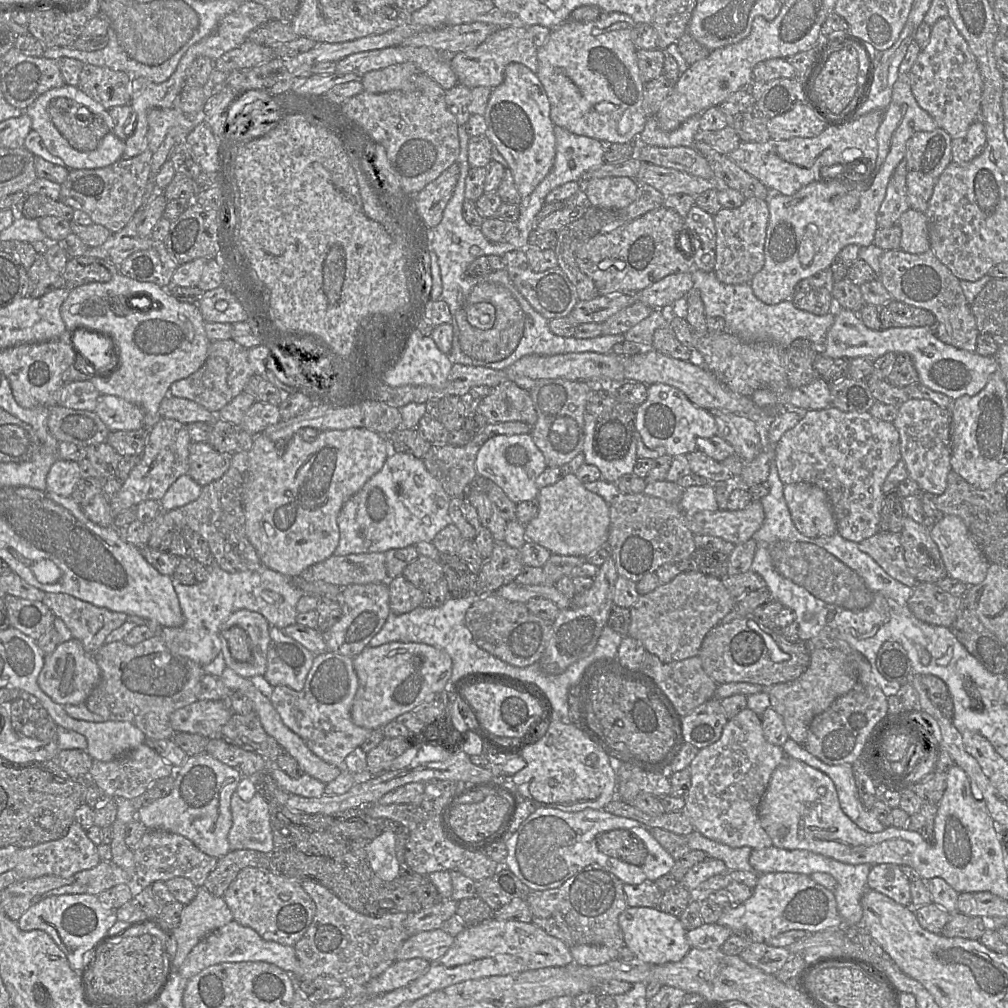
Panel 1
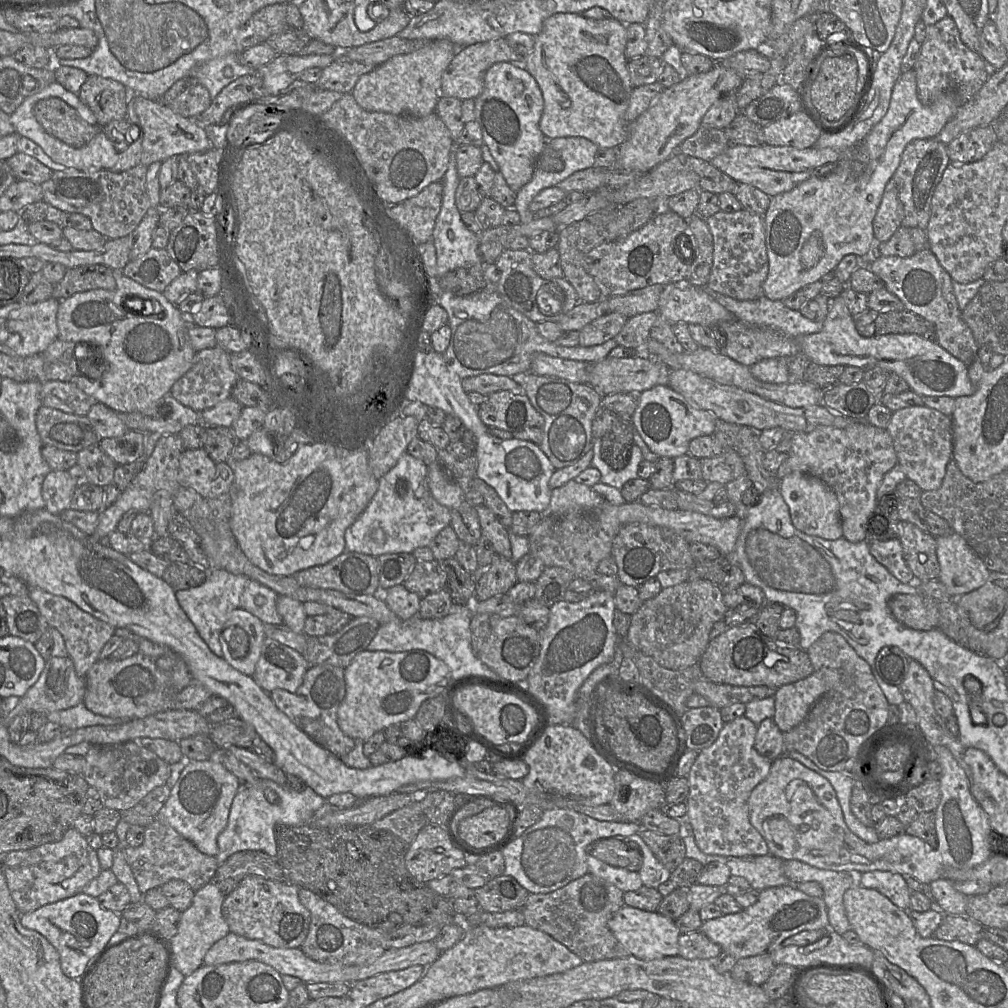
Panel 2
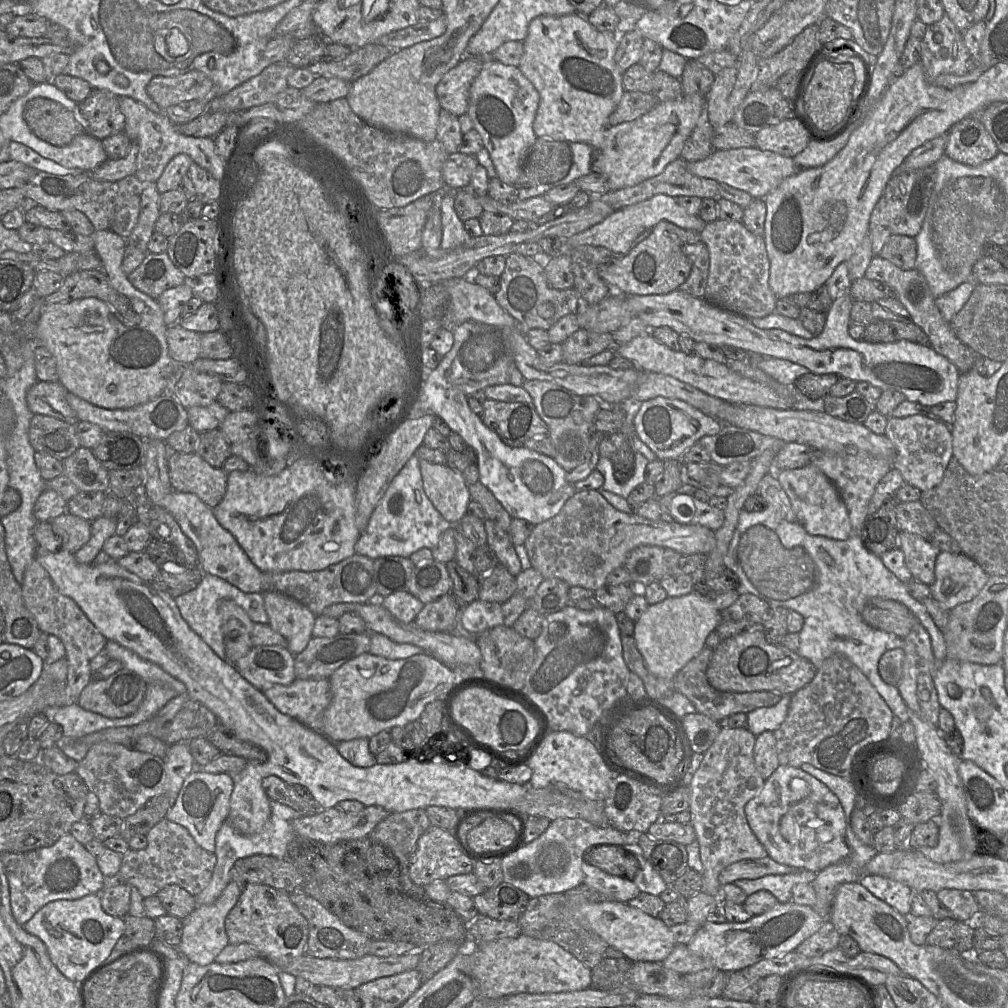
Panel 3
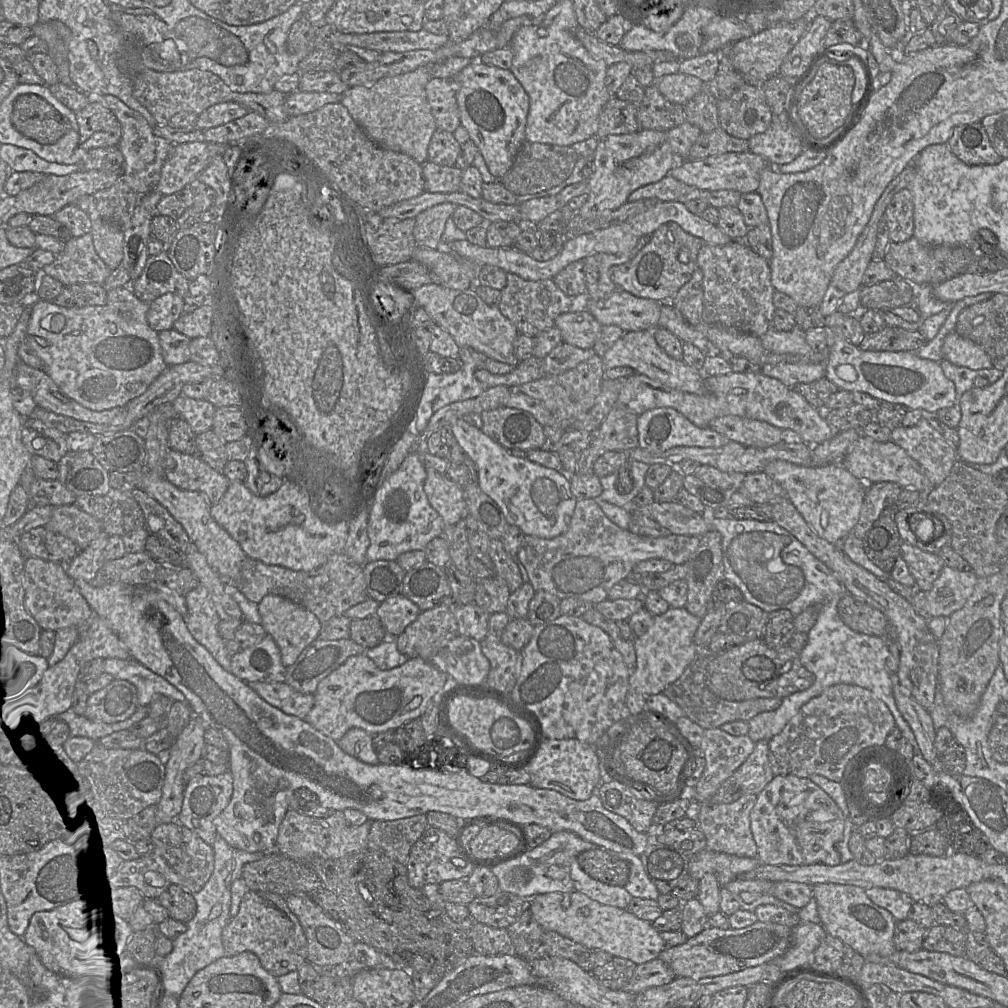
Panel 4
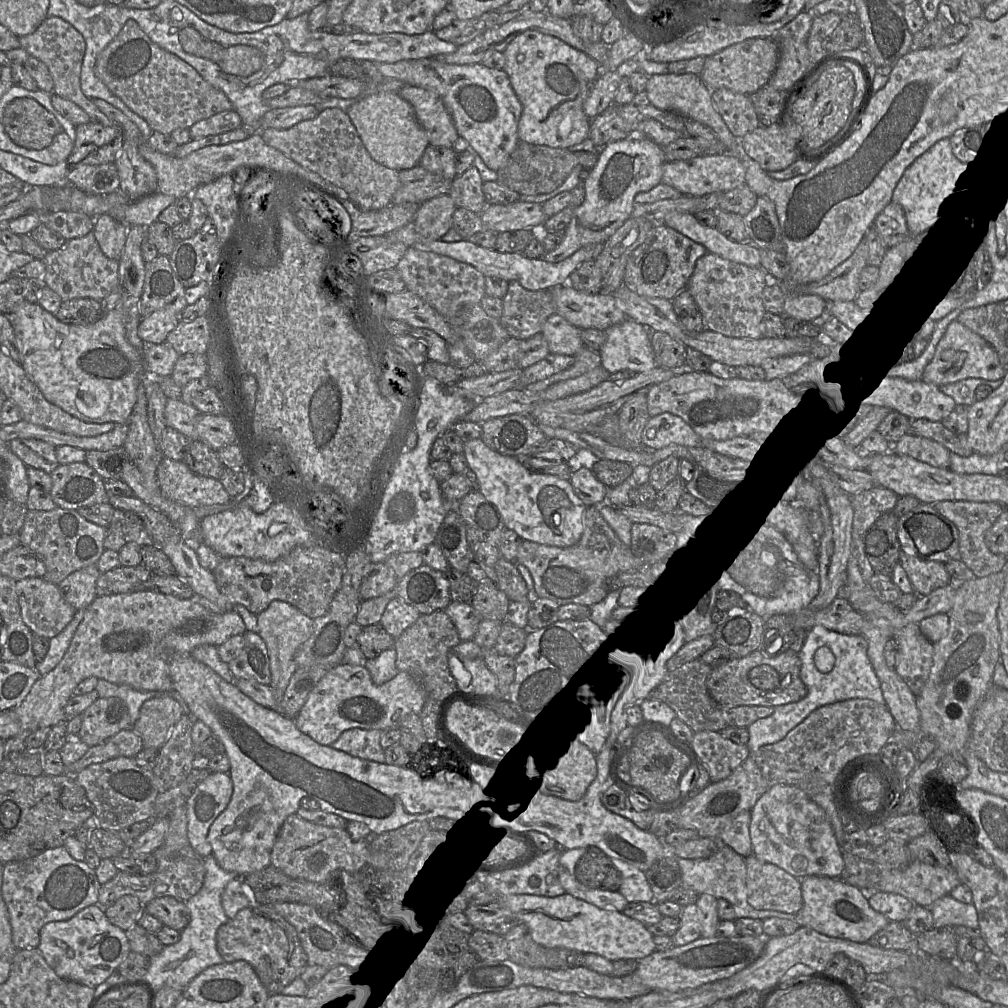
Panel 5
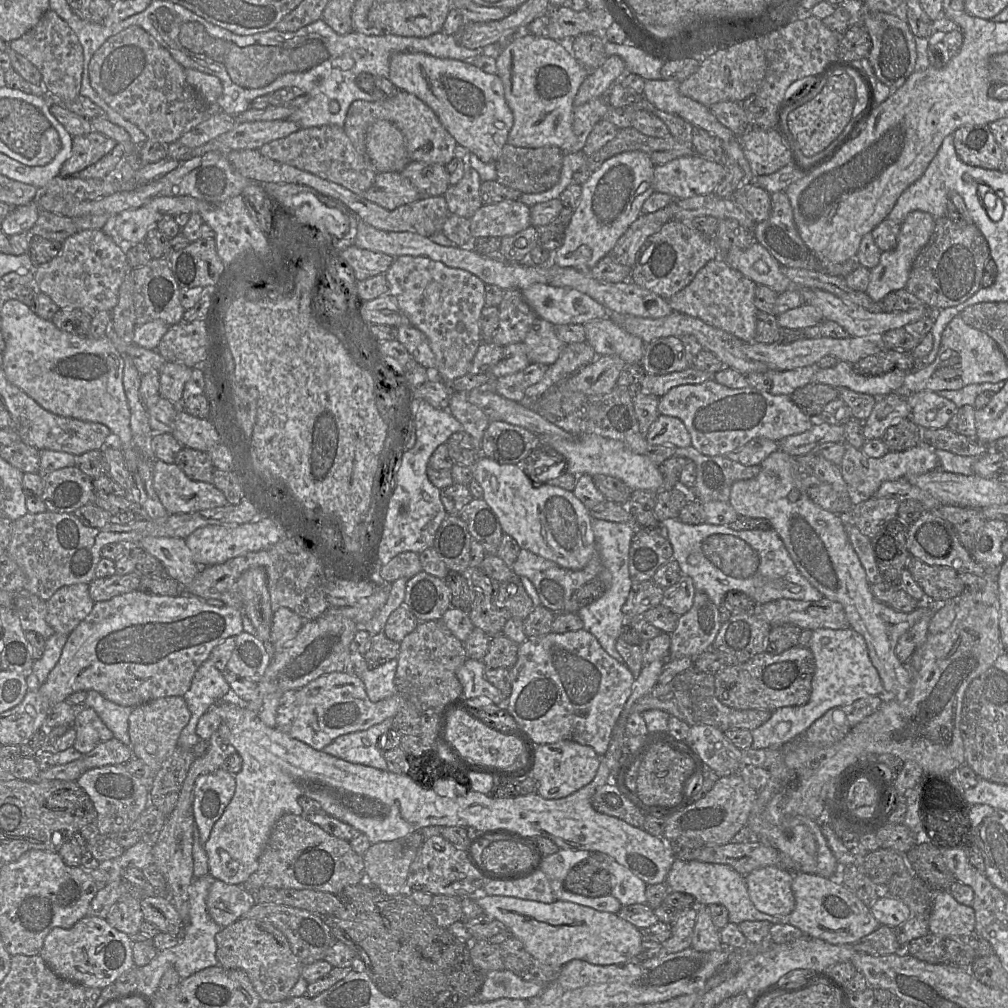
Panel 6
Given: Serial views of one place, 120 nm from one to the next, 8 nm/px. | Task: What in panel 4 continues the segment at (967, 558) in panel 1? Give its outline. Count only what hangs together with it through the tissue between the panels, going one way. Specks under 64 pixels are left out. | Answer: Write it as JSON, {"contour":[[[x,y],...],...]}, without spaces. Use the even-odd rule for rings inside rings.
{"contour":[[[944,566],[932,588],[926,592],[929,617],[949,617],[961,609],[973,593],[978,577],[972,571],[958,571]]]}

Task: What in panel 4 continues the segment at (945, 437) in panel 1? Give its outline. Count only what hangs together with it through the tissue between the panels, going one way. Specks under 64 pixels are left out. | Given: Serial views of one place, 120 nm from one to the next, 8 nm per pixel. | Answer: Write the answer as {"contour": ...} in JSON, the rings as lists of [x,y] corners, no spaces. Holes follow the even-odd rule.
{"contour":[[[924,418],[915,426],[904,427],[900,425],[890,432],[893,443],[903,448],[906,453],[922,467],[931,485],[940,485],[950,474],[957,460],[957,450],[936,431]]]}

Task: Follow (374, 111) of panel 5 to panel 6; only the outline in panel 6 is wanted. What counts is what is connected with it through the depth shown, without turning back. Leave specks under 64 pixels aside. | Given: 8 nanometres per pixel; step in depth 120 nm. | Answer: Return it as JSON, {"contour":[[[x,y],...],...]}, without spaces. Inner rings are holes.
{"contour":[[[387,120],[371,124],[365,136],[370,162],[376,172],[401,172],[410,162],[401,131]]]}

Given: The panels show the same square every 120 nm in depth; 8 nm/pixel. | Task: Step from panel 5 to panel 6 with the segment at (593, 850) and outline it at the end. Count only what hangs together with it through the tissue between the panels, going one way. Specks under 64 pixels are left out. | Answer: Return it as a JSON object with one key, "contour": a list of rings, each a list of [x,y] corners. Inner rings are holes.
{"contour":[[[584,859],[567,873],[563,887],[574,894],[595,898],[611,894],[609,872],[598,862]]]}

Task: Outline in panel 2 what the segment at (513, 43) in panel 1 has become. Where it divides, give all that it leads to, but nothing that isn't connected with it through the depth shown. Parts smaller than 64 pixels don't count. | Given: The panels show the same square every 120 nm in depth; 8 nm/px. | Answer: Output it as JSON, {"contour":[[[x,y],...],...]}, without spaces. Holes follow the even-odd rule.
{"contour":[[[505,38],[478,42],[467,47],[458,47],[455,56],[443,72],[441,95],[455,97],[461,101],[476,99],[483,91],[487,70],[498,62],[522,64],[523,59],[509,46]]]}

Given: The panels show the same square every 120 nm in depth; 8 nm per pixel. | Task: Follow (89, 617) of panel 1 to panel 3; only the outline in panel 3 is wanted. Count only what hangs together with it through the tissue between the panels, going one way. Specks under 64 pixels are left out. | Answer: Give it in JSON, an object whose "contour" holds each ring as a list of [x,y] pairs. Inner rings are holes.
{"contour":[[[35,558],[24,572],[22,595],[24,604],[35,618],[39,629],[57,636],[62,641],[68,663],[68,695],[71,701],[77,702],[83,689],[92,680],[90,661],[104,649],[107,639],[73,599],[59,592],[47,570]]]}

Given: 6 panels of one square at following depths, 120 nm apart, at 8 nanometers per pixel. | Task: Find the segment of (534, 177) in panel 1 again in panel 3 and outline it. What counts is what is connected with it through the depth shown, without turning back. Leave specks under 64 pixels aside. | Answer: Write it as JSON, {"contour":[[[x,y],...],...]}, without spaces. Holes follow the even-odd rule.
{"contour":[[[493,59],[485,63],[469,90],[467,114],[480,134],[497,177],[508,185],[515,185],[527,156],[537,140],[533,122],[540,95],[518,66],[502,64]]]}

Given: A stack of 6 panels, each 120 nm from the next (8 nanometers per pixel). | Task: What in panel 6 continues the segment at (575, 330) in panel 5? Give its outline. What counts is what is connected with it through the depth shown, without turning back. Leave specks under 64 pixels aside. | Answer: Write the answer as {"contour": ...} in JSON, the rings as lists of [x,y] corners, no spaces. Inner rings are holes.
{"contour":[[[541,318],[535,320],[523,343],[531,364],[547,366],[557,361],[566,346],[558,338],[555,326]]]}

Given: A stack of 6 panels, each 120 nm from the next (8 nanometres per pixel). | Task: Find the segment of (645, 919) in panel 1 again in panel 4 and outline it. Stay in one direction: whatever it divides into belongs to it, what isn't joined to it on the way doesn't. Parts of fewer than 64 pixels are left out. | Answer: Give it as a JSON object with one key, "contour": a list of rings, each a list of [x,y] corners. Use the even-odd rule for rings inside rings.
{"contour":[[[576,890],[539,894],[525,900],[528,900],[528,909],[543,929],[554,931],[591,950],[602,950],[638,965],[657,959],[666,949],[661,932],[651,922],[636,917],[627,909],[603,905]]]}

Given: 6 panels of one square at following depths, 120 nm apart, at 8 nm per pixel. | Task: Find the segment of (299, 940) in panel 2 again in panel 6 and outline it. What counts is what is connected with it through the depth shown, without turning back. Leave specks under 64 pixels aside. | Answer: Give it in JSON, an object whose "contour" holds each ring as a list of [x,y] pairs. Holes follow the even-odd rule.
{"contour":[[[240,918],[215,935],[218,965],[243,970],[262,1001],[277,1002],[289,997],[304,966],[292,952],[286,937],[268,922]]]}

